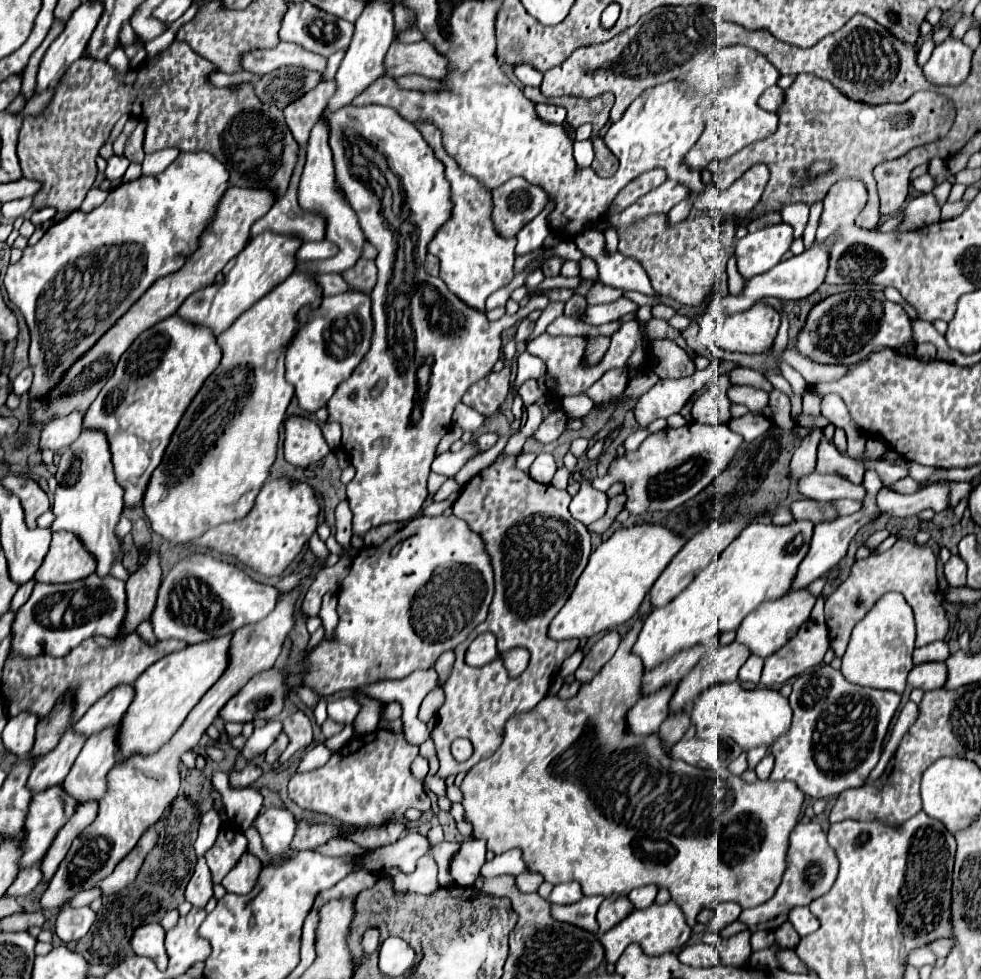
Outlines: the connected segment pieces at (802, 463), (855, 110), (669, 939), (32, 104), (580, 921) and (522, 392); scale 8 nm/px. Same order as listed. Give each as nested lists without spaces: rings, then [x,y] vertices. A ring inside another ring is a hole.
[[[811,431],[803,443],[797,447],[797,451],[793,453],[791,465],[789,465],[789,479],[791,483],[795,483],[795,479],[801,479],[803,475],[809,475],[811,471],[815,471],[815,459],[817,459],[817,445],[819,439],[823,437],[823,433]]]
[[[806,73],[797,75],[795,83],[789,89],[785,89],[785,103],[777,113],[779,113],[779,127],[773,135],[743,147],[727,161],[709,163],[709,171],[713,173],[715,185],[719,189],[725,189],[751,165],[765,163],[771,171],[771,179],[765,187],[765,197],[763,197],[765,211],[779,211],[783,203],[793,203],[793,201],[805,201],[811,205],[823,199],[835,181],[845,177],[859,177],[863,179],[863,183],[867,183],[867,191],[869,191],[869,201],[857,217],[857,225],[861,227],[877,227],[881,221],[879,195],[877,195],[873,169],[883,161],[897,159],[909,153],[913,147],[943,139],[955,119],[955,107],[949,99],[869,105],[863,101],[847,99],[829,81]],[[895,111],[911,111],[913,119],[905,125],[891,127],[887,123],[887,117]],[[815,161],[829,161],[833,167],[823,175],[811,177],[807,175],[807,171]]]
[[[667,901],[663,905],[653,903],[651,907],[647,907],[643,911],[633,909],[631,915],[627,915],[627,919],[623,919],[623,923],[617,923],[611,931],[601,935],[601,943],[605,947],[605,959],[609,963],[615,963],[621,957],[621,953],[625,951],[625,947],[631,943],[639,943],[647,955],[661,955],[661,953],[683,947],[687,943],[689,935],[691,935],[691,927],[687,925],[687,921],[683,917],[681,907],[675,901]]]
[[[91,1],[79,5],[79,7],[73,11],[71,19],[67,21],[65,31],[49,45],[49,49],[47,49],[45,55],[43,55],[43,61],[41,61],[39,73],[37,73],[35,93],[33,93],[33,97],[27,101],[27,105],[25,105],[25,109],[23,109],[25,115],[39,115],[39,111],[43,111],[43,107],[47,107],[47,103],[51,101],[51,95],[55,93],[55,87],[59,85],[61,75],[67,73],[67,69],[71,67],[71,63],[75,63],[77,59],[81,59],[81,55],[83,55],[83,51],[85,51],[85,45],[87,45],[87,41],[89,41],[89,37],[91,37],[91,31],[95,29],[95,25],[97,25],[97,21],[99,21],[99,17],[101,17],[101,11],[103,11],[103,7],[101,7],[99,3],[91,3]]]
[[[595,895],[595,897],[583,897],[579,899],[579,903],[571,903],[571,905],[557,905],[557,903],[551,903],[551,915],[557,919],[557,921],[565,921],[565,923],[573,923],[581,929],[587,929],[587,931],[593,931],[597,933],[599,931],[599,925],[597,925],[597,909],[603,901],[603,895]]]
[[[530,379],[523,383],[518,389],[518,394],[526,407],[536,403],[543,396],[536,379]]]

